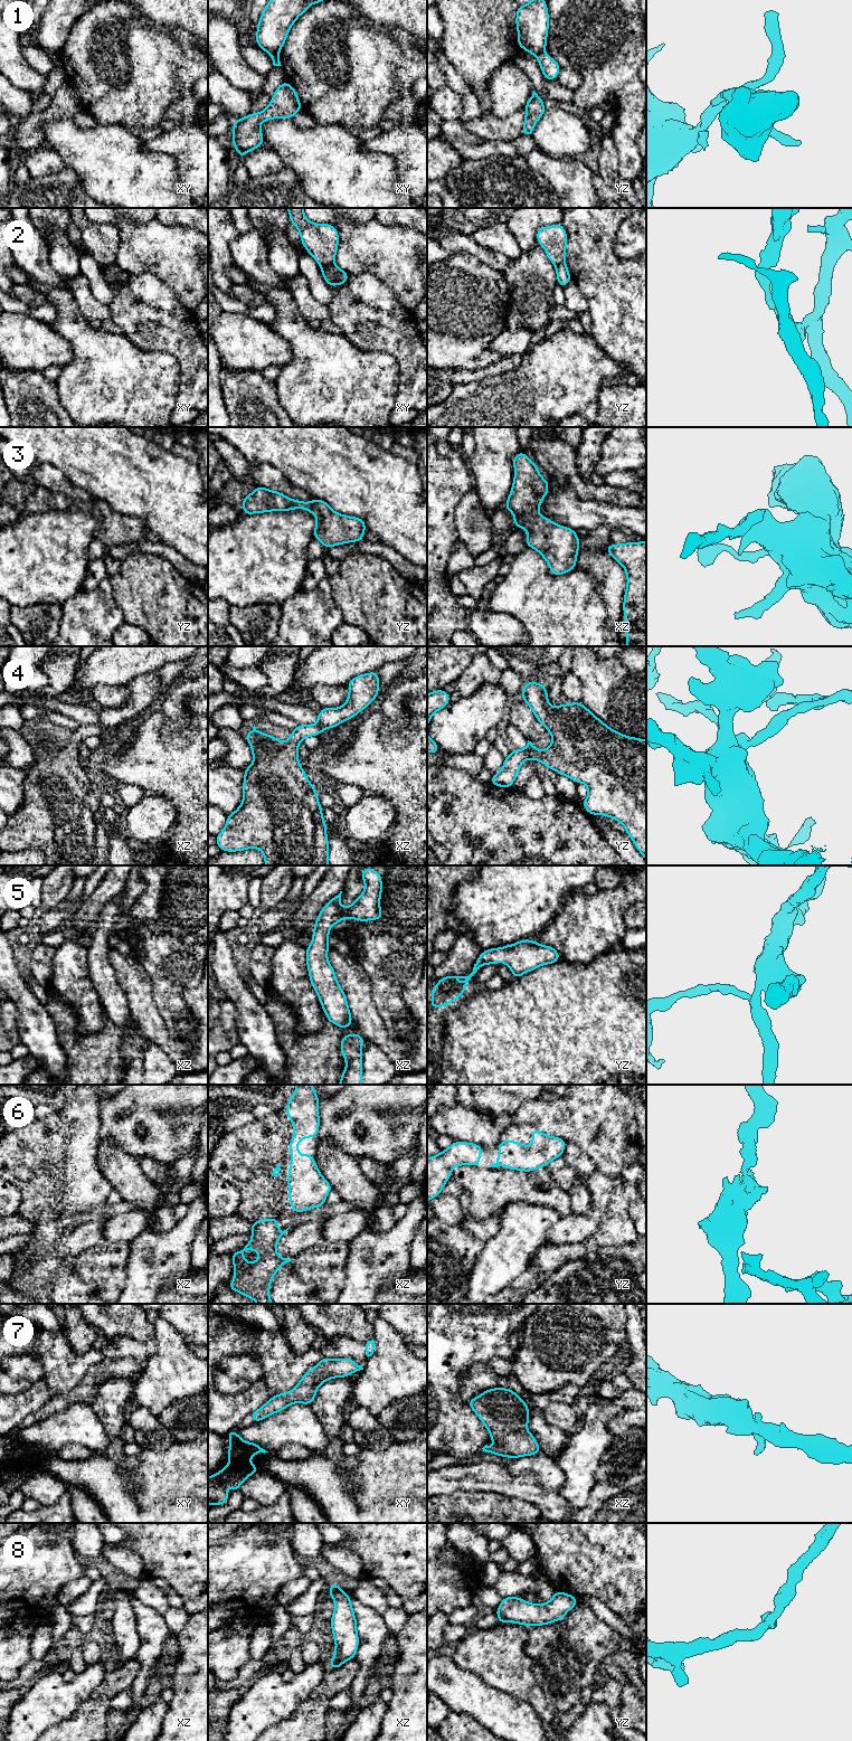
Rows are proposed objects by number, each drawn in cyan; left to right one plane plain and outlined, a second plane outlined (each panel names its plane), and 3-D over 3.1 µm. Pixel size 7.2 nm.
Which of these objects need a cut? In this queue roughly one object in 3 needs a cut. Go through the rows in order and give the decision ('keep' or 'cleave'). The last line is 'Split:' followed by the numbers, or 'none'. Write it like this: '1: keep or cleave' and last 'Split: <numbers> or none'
1: cleave
2: cleave
3: keep
4: keep
5: keep
6: keep
7: keep
8: keep
Split: 1, 2

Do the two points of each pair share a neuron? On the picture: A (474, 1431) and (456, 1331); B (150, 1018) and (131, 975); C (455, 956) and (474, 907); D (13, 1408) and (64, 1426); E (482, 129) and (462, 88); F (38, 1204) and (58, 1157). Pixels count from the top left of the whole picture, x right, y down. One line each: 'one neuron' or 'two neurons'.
A: one neuron
B: one neuron
C: two neurons
D: two neurons
E: two neurons
F: one neuron

